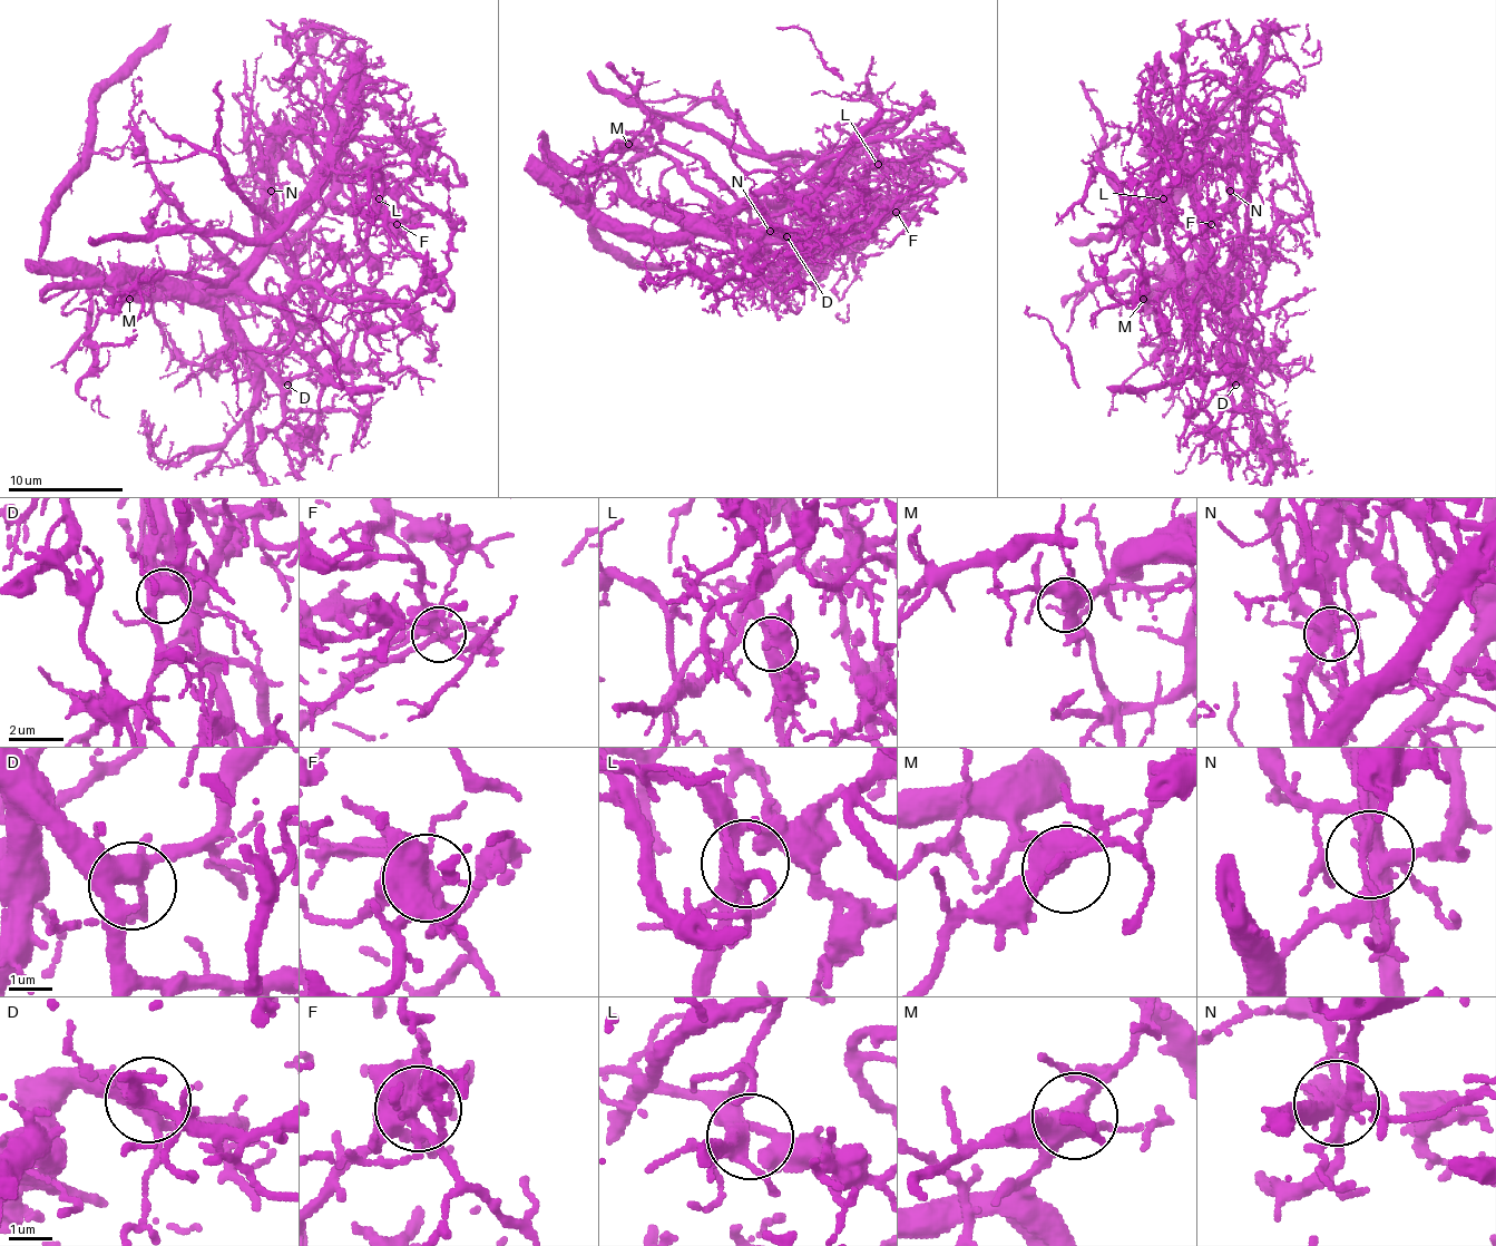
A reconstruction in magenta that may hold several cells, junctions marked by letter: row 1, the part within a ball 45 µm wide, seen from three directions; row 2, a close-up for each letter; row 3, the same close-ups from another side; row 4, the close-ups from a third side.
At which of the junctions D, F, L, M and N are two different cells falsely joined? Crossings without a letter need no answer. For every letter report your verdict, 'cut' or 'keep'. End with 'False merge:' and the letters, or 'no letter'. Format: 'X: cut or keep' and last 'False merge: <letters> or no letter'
D: keep
F: cut
L: keep
M: keep
N: cut
False merge: F, N

